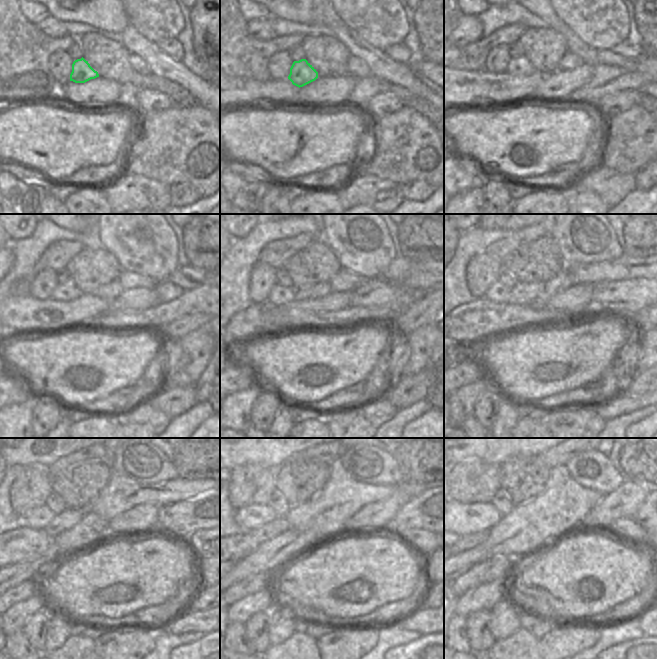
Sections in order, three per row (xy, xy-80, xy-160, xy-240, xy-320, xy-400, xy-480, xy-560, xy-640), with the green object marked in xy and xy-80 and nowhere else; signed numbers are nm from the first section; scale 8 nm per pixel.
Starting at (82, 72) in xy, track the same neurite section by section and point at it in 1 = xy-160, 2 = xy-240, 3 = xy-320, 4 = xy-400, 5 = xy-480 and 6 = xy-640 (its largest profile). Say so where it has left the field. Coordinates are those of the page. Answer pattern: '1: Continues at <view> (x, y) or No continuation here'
1: Continues at xy-160 (521, 67)
2: Continues at xy-240 (62, 292)
3: Continues at xy-320 (279, 295)
4: Continues at xy-400 (498, 293)
5: Continues at xy-480 (38, 518)
6: Continues at xy-640 (464, 520)

